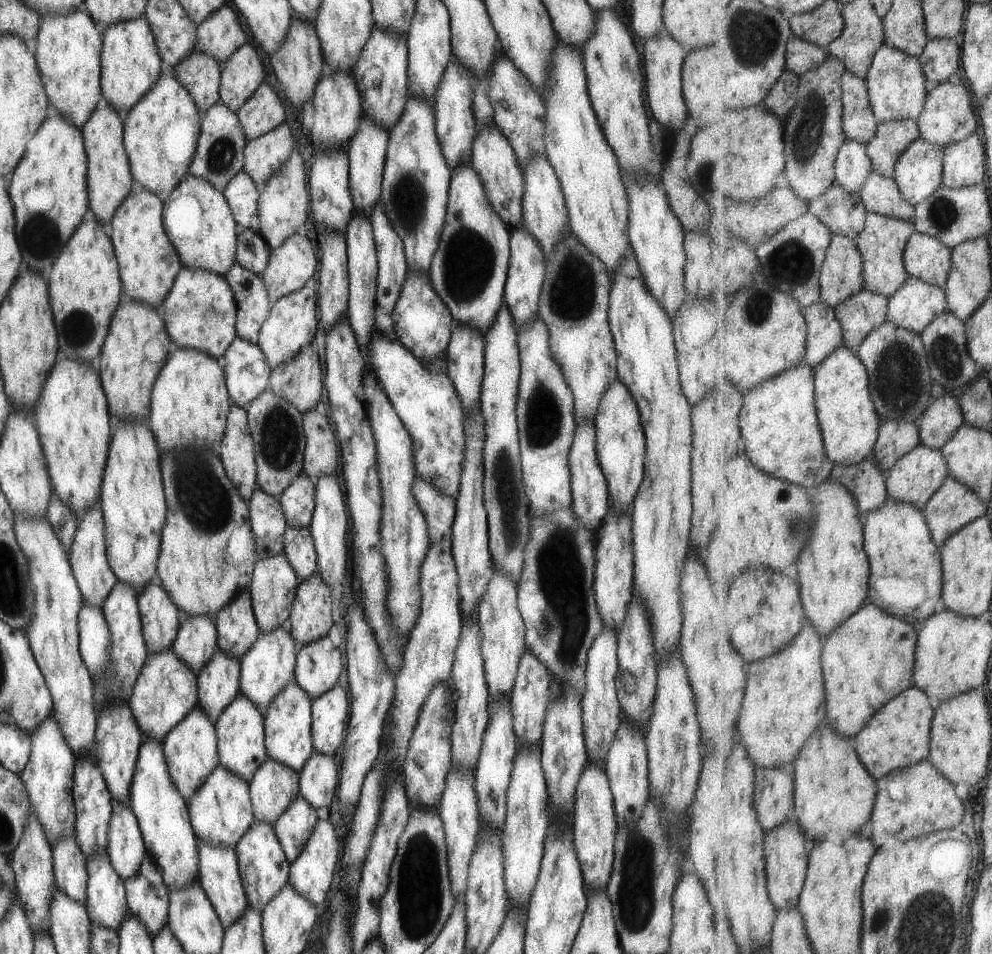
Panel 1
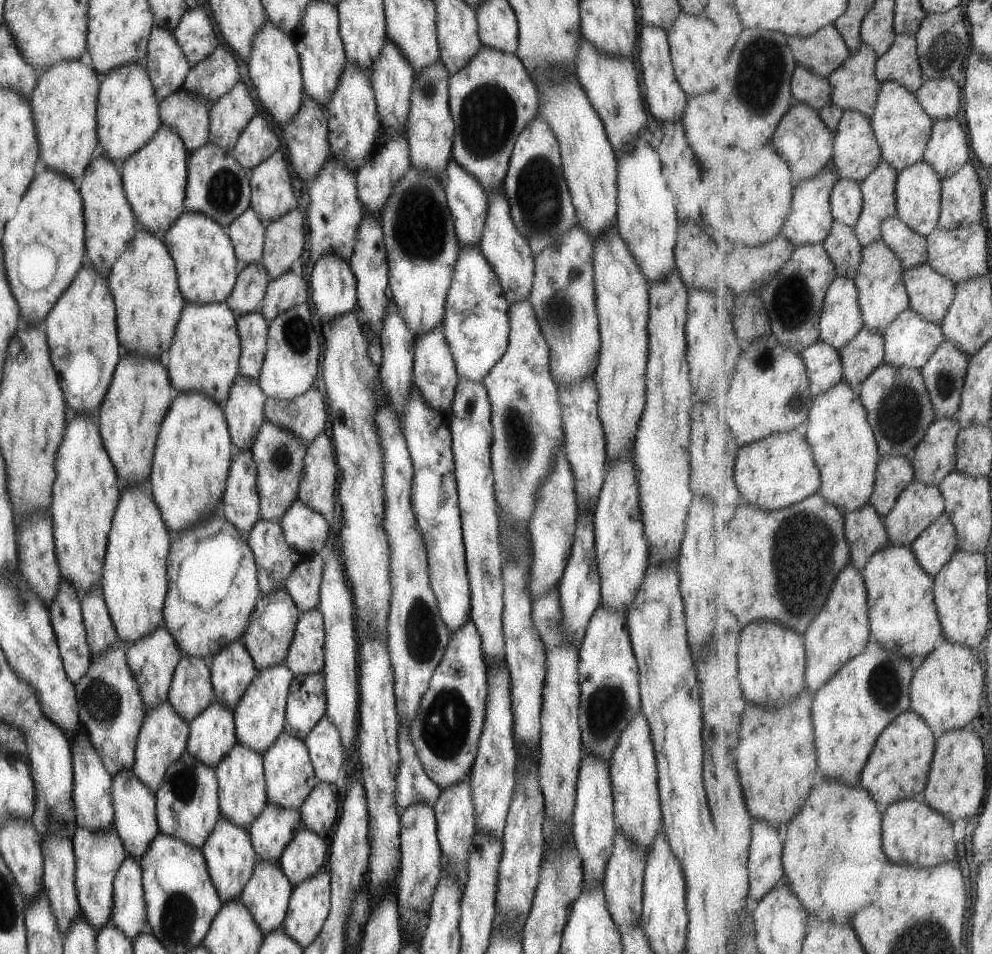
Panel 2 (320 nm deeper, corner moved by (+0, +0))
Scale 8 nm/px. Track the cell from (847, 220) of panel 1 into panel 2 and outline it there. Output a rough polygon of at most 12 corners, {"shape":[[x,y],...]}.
{"shape":[[835,222],[824,246],[837,274],[855,280],[864,250],[855,230]]}

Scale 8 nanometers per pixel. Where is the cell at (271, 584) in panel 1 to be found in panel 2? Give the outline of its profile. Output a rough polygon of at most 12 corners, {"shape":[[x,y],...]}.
{"shape":[[284,588],[255,600],[241,638],[256,670],[284,664],[299,610]]}

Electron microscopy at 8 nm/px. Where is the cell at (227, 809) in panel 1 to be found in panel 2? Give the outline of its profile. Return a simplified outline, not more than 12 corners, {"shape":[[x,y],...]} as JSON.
{"shape":[[219,816],[200,850],[221,903],[257,860],[247,830]]}

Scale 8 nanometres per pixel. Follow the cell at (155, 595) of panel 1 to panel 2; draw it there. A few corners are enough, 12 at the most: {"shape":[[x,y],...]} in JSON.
{"shape":[[164,623],[127,647],[145,711],[167,700],[182,654]]}

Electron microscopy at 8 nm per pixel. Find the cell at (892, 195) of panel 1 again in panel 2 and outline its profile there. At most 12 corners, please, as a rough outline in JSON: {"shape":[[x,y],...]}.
{"shape":[[887,218],[882,240],[906,272],[929,260],[928,239],[899,218]]}

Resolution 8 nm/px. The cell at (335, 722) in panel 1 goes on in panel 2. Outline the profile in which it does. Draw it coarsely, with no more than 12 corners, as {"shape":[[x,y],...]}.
{"shape":[[327,714],[303,738],[319,782],[337,780],[345,752]]}

